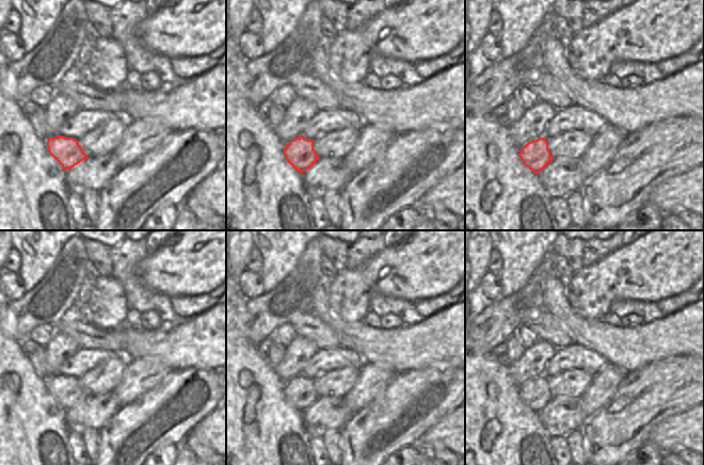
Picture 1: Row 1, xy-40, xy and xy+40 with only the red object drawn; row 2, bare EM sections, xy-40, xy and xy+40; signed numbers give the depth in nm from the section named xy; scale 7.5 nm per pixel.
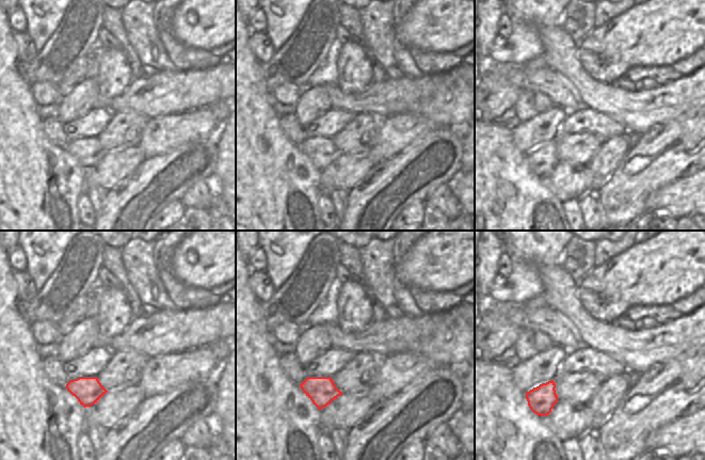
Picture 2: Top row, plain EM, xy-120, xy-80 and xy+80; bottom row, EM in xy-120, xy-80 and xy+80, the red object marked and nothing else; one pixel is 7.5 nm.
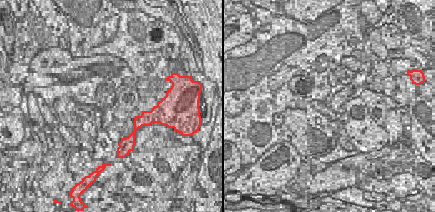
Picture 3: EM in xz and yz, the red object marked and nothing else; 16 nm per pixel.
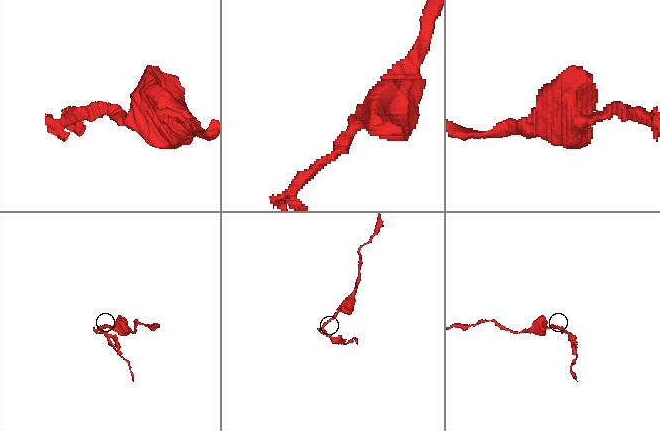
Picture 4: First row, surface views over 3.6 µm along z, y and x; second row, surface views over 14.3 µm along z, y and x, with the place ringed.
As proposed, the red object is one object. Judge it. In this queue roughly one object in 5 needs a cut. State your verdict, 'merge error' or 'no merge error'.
merge error

